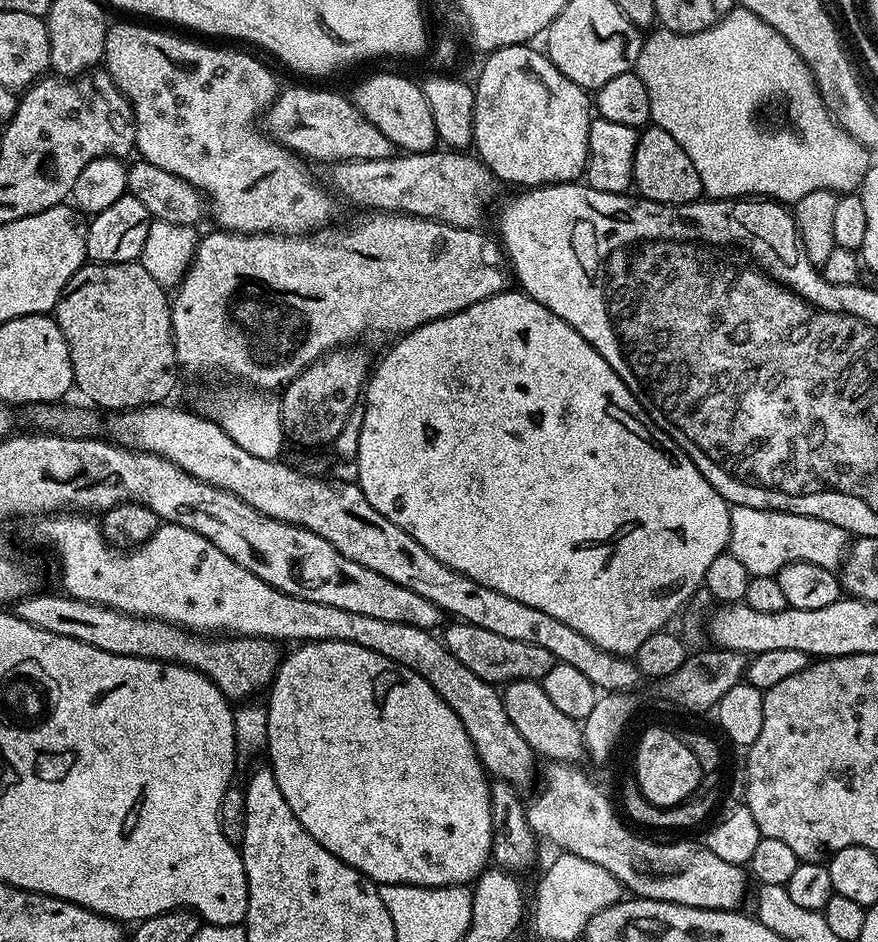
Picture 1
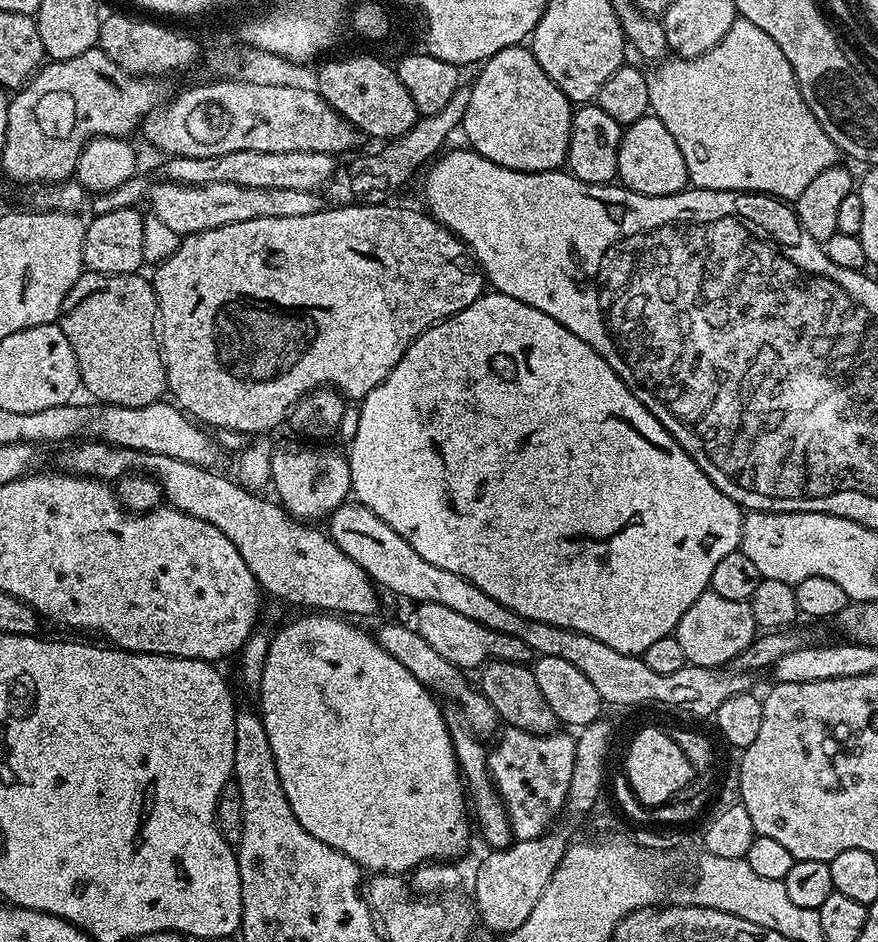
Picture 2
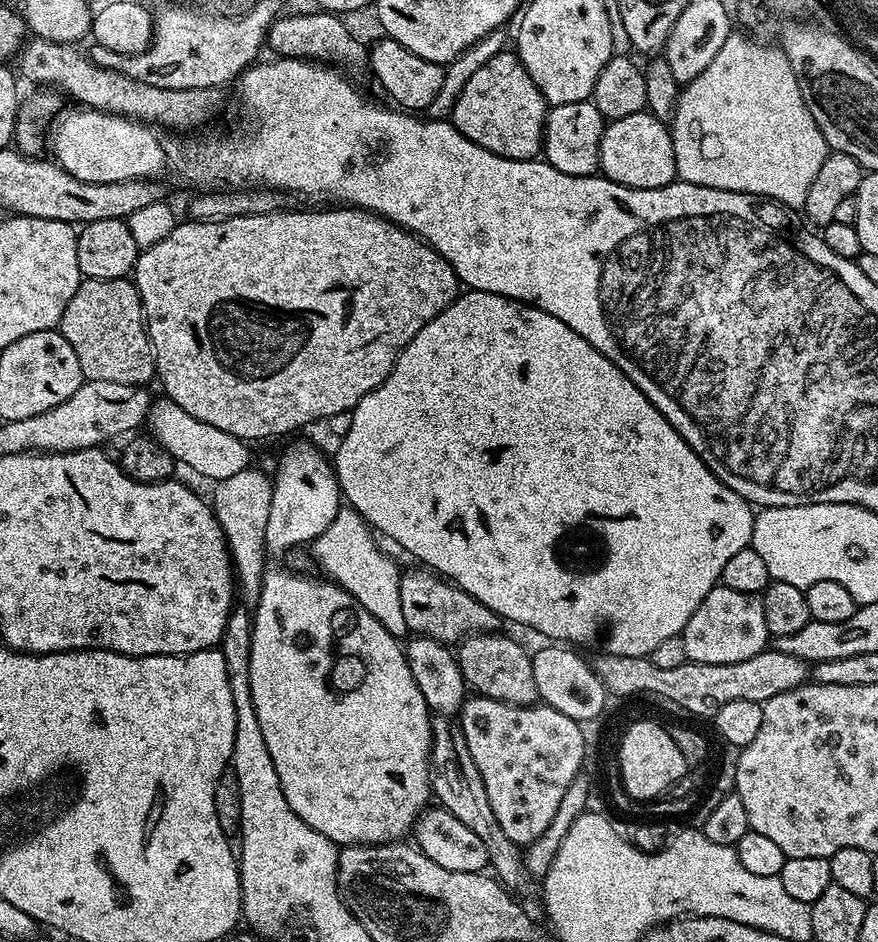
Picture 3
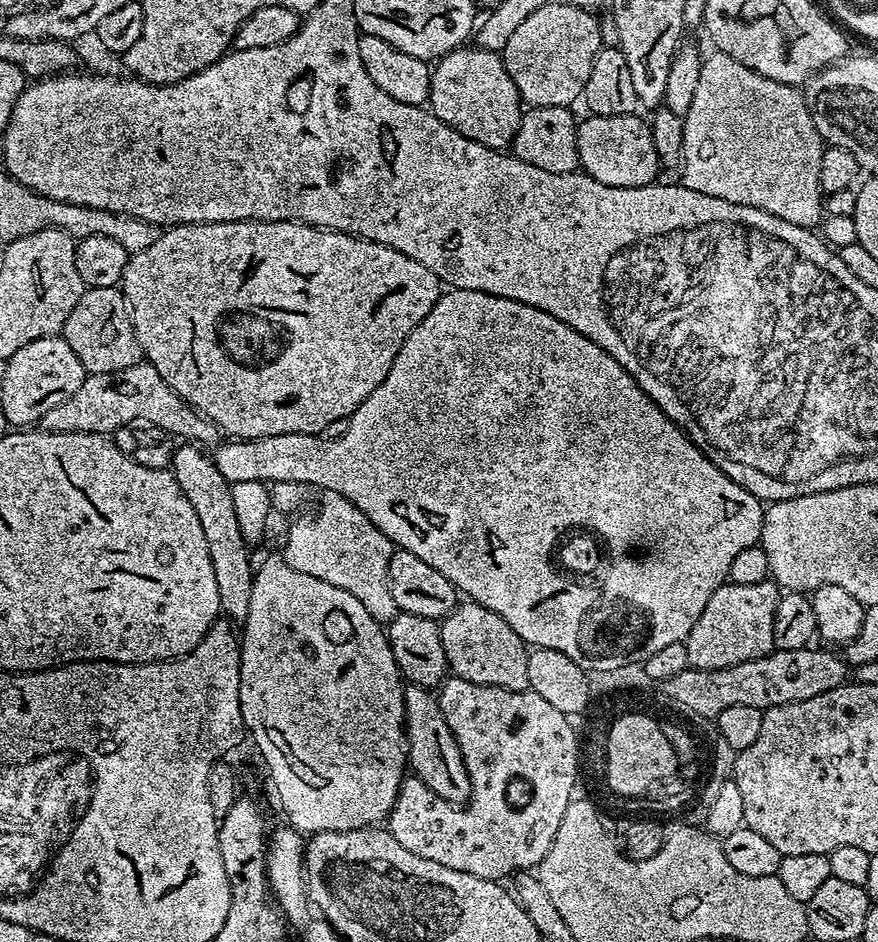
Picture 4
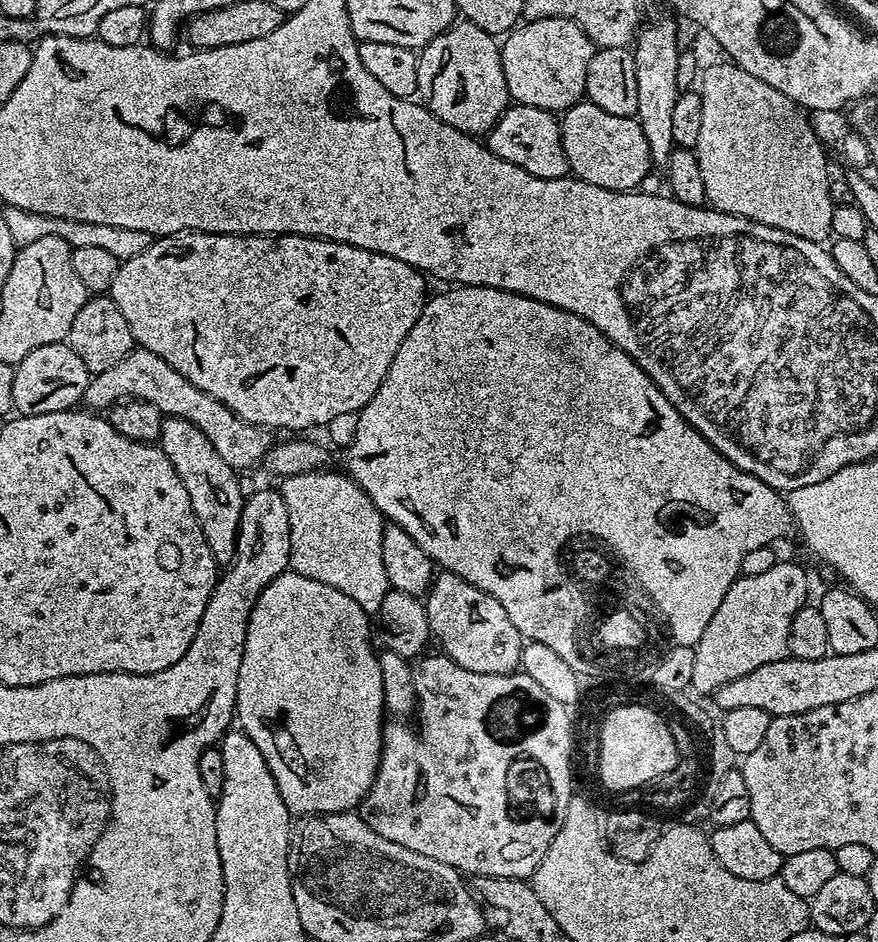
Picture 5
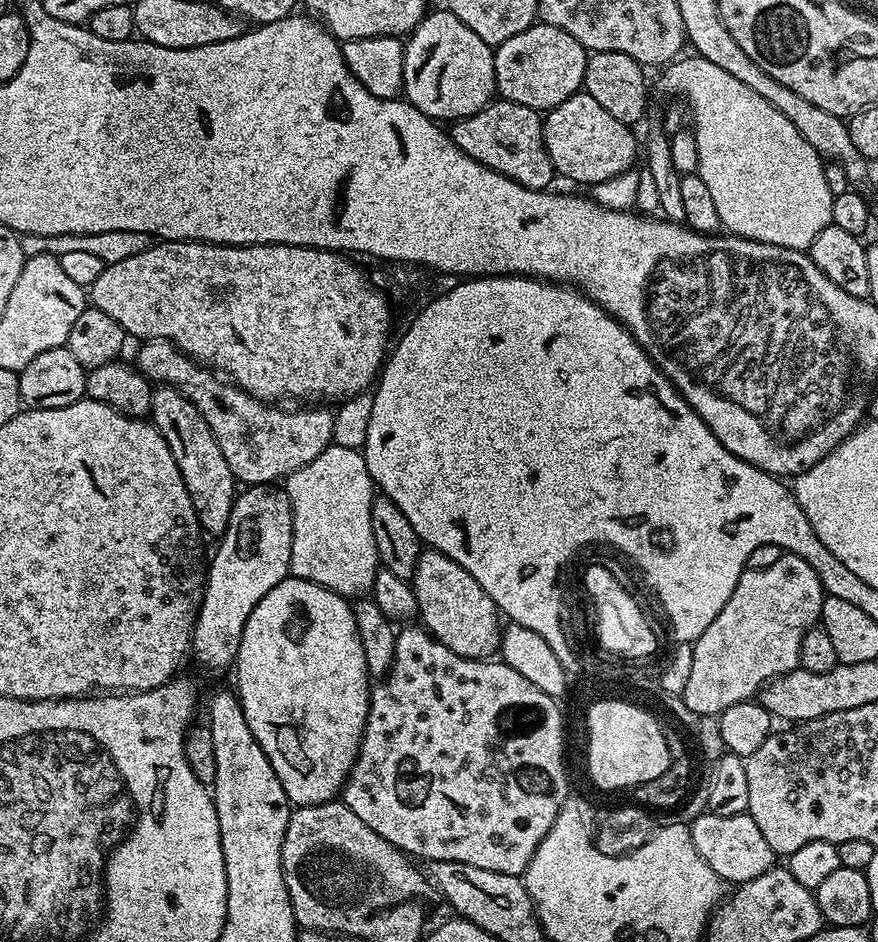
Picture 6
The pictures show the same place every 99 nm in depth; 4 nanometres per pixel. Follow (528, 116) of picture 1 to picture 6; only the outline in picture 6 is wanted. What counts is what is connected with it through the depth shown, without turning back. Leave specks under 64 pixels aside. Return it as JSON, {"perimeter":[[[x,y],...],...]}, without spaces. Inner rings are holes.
{"perimeter":[[[429,11],[404,46],[403,95],[437,122],[455,122],[478,114],[497,95],[493,45],[482,42],[452,12]]]}

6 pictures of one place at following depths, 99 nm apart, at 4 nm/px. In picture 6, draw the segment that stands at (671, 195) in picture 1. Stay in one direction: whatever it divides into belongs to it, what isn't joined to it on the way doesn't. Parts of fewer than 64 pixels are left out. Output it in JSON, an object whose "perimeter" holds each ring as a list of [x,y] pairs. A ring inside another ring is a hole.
{"perimeter":[[[583,90],[566,98],[566,102],[562,102],[556,108],[547,109],[543,121],[544,141],[550,154],[550,162],[561,177],[564,175],[566,179],[573,180],[576,184],[593,186],[606,182],[615,175],[629,171],[636,160],[636,152],[638,156],[638,140],[636,144],[636,136],[632,133],[635,131],[629,125],[618,122],[618,118],[612,117],[606,110],[602,110],[602,106],[598,106],[598,102],[594,102],[594,98],[590,98],[590,94]]]}

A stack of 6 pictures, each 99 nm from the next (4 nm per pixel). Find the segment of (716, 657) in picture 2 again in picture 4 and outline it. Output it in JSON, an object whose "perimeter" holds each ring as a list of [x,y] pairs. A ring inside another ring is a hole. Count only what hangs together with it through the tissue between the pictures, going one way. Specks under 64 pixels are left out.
{"perimeter":[[[771,579],[754,586],[738,586],[731,582],[720,585],[706,604],[706,610],[690,630],[688,662],[702,670],[718,670],[726,666],[738,666],[738,662],[750,662],[750,658],[762,658],[776,648],[774,642],[774,614],[782,595],[779,584]]]}

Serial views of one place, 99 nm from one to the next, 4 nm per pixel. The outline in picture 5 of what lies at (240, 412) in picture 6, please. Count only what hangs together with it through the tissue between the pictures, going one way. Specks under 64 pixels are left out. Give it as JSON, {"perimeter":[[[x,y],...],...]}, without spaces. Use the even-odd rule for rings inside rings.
{"perimeter":[[[139,346],[133,347],[126,358],[118,358],[118,362],[110,366],[110,370],[102,370],[89,379],[82,404],[88,410],[107,410],[119,400],[130,399],[145,400],[158,406],[158,410],[166,418],[177,416],[194,422],[194,426],[198,426],[198,430],[202,430],[202,434],[210,438],[214,450],[218,450],[223,460],[237,470],[252,468],[259,460],[261,463],[274,443],[273,433],[269,429],[259,428],[257,424],[238,418],[238,414],[222,406],[222,402],[210,398],[210,394],[198,390],[194,382],[178,374],[178,370],[170,366],[170,362]]]}

